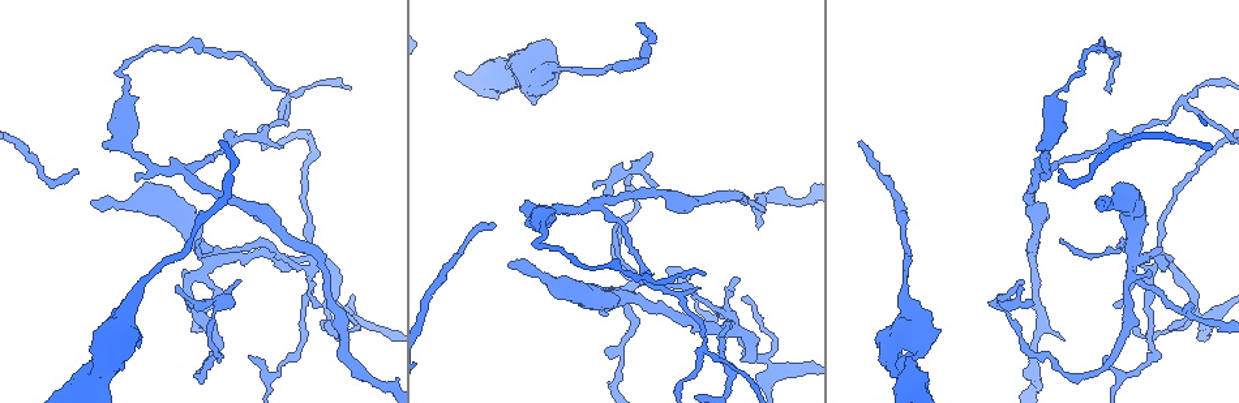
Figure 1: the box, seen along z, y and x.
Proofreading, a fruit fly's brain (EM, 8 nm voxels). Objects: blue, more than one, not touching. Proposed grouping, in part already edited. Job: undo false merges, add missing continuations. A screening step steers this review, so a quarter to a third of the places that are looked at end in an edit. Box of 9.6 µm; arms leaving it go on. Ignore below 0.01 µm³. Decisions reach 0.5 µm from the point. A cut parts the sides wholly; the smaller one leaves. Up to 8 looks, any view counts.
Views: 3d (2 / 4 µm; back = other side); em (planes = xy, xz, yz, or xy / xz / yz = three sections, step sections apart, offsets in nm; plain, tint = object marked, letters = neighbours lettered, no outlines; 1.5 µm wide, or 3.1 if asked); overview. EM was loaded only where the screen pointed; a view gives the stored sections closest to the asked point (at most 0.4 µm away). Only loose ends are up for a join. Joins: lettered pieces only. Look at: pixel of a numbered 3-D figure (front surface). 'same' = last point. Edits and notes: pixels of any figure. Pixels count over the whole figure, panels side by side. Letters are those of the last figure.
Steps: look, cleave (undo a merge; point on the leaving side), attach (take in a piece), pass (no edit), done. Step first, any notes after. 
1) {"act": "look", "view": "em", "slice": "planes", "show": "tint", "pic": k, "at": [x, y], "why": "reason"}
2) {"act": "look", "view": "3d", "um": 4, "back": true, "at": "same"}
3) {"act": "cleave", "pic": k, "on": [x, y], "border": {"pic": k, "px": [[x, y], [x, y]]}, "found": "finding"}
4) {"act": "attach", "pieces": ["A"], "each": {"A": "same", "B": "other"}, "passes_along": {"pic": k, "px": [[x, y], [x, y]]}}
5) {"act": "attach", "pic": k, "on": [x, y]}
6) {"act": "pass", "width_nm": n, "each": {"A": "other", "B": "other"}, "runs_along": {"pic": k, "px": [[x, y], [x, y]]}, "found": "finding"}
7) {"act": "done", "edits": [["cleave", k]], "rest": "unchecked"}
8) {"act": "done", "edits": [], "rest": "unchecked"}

{"act": "look", "view": "em", "slice": "xz", "step": 8, "show": "tint", "pic": 1, "at": [1008, 314], "why": "sharp bend"}

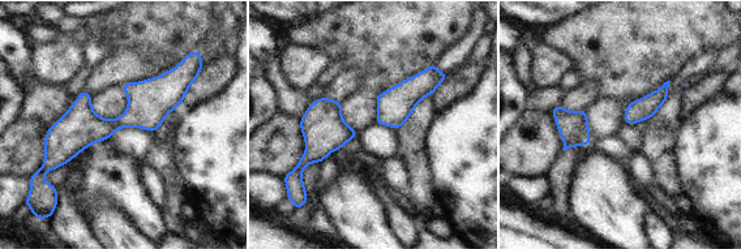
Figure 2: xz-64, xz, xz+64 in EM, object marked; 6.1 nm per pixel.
{"act": "look", "view": "em", "slice": "xz", "step": 8, "show": "letters", "at": "same", "why": "see the neighbours"}

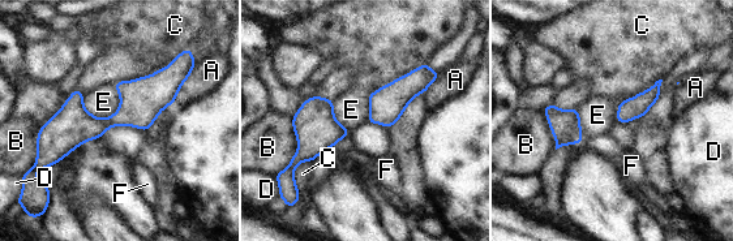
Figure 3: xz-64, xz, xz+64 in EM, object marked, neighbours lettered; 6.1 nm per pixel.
{"act": "pass", "each": {"A": "other", "B": "other", "C": "other", "D": "other", "E": "other", "F": "other"}, "border": {"pic": 3, "px": [[82, 94], [99, 117], [120, 104]]}, "found": "all the same neuron"}

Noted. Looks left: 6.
{"act": "look", "view": "em", "slice": "planes", "show": "letters", "pic": 1, "at": [1119, 378]}

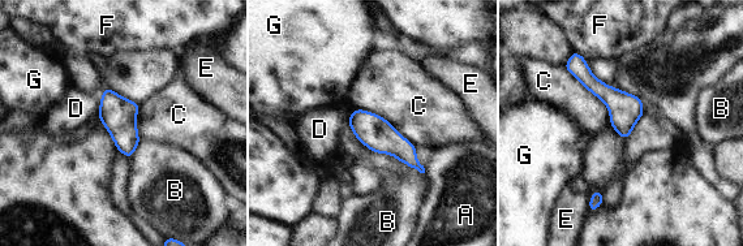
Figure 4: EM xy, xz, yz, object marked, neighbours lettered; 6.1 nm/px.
{"act": "pass", "longest_contact_nm": ["C", 440], "each": {"A": "other", "B": "other", "C": "other", "D": "other", "E": "other", "F": "other", "G": "other"}, "found": "one neuron here"}

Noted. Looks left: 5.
{"act": "look", "view": "3d", "um": 2, "pic": 1, "at": [728, 315], "why": "narrows sharply"}

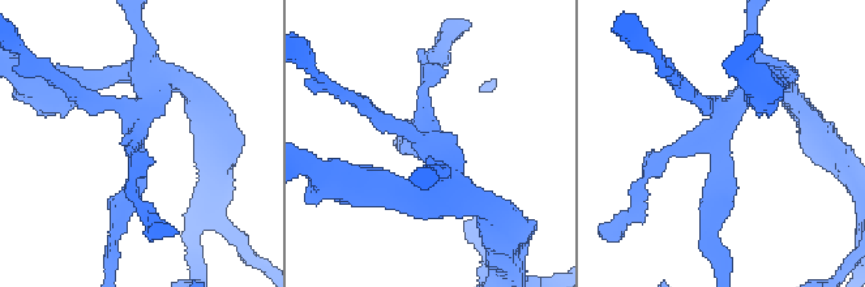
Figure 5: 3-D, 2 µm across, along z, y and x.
{"act": "look", "view": "em", "slice": "planes", "show": "plain", "pic": 5, "at": [430, 146], "why": "now the EM"}

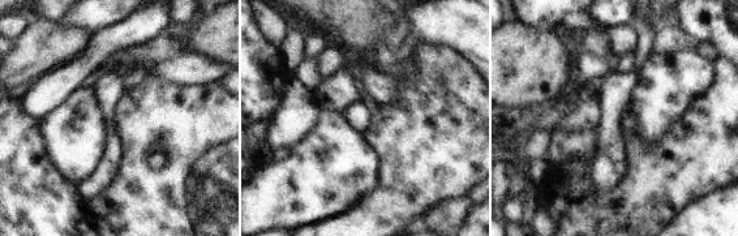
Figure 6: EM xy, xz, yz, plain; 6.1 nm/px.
{"act": "look", "view": "em", "slice": "planes", "show": "letters", "at": "same"}

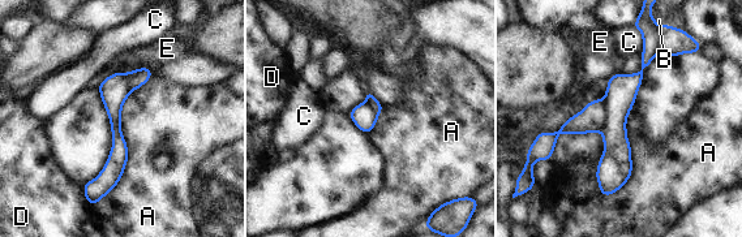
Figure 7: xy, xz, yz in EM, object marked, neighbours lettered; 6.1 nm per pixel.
{"act": "cleave", "pic": 7, "on": [620, 97], "each": {"A": "other", "B": "other", "C": "other", "D": "other", "E": "other"}, "border": {"pic": 7, "px": [[605, 99], [607, 121], [601, 132]]}, "found": "two neurons meet here"}

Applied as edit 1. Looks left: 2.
{"act": "look", "view": "em", "slice": "yz", "step": 4, "show": "letters", "pic": 1, "at": [774, 368], "why": "looks like a crossing"}

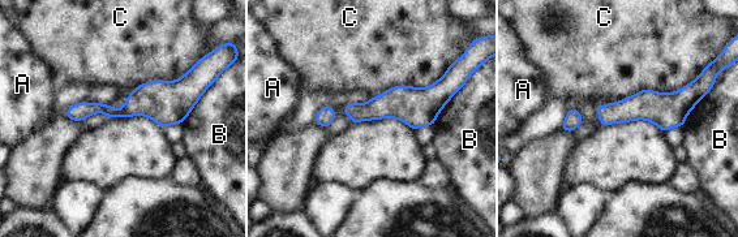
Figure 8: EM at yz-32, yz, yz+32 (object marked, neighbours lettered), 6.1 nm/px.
{"act": "pass", "each": {"A": "other", "B": "other", "C": "other"}, "border": {"pic": 8, "px": [[700, 72], [674, 91], [597, 107]]}, "found": "one neuron here"}

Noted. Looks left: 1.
{"act": "done", "edits": [["cleave", 7]], "rest": "unchecked"}

